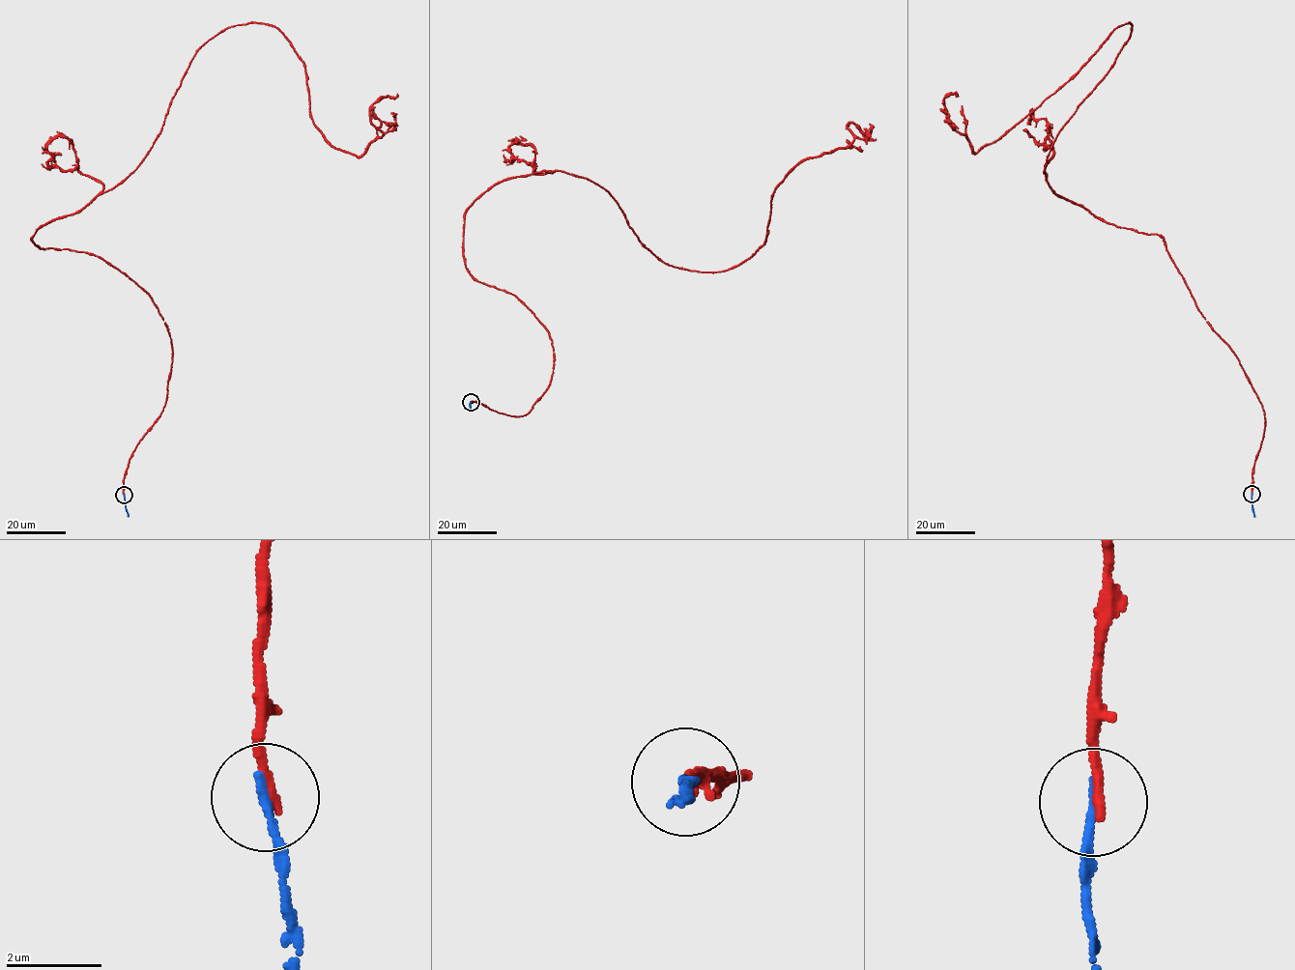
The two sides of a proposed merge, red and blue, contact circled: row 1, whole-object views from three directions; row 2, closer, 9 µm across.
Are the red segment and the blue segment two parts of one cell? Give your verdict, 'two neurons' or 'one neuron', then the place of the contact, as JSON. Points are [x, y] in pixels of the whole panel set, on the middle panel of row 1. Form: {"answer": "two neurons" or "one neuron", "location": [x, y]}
{"answer": "two neurons", "location": [471, 402]}

